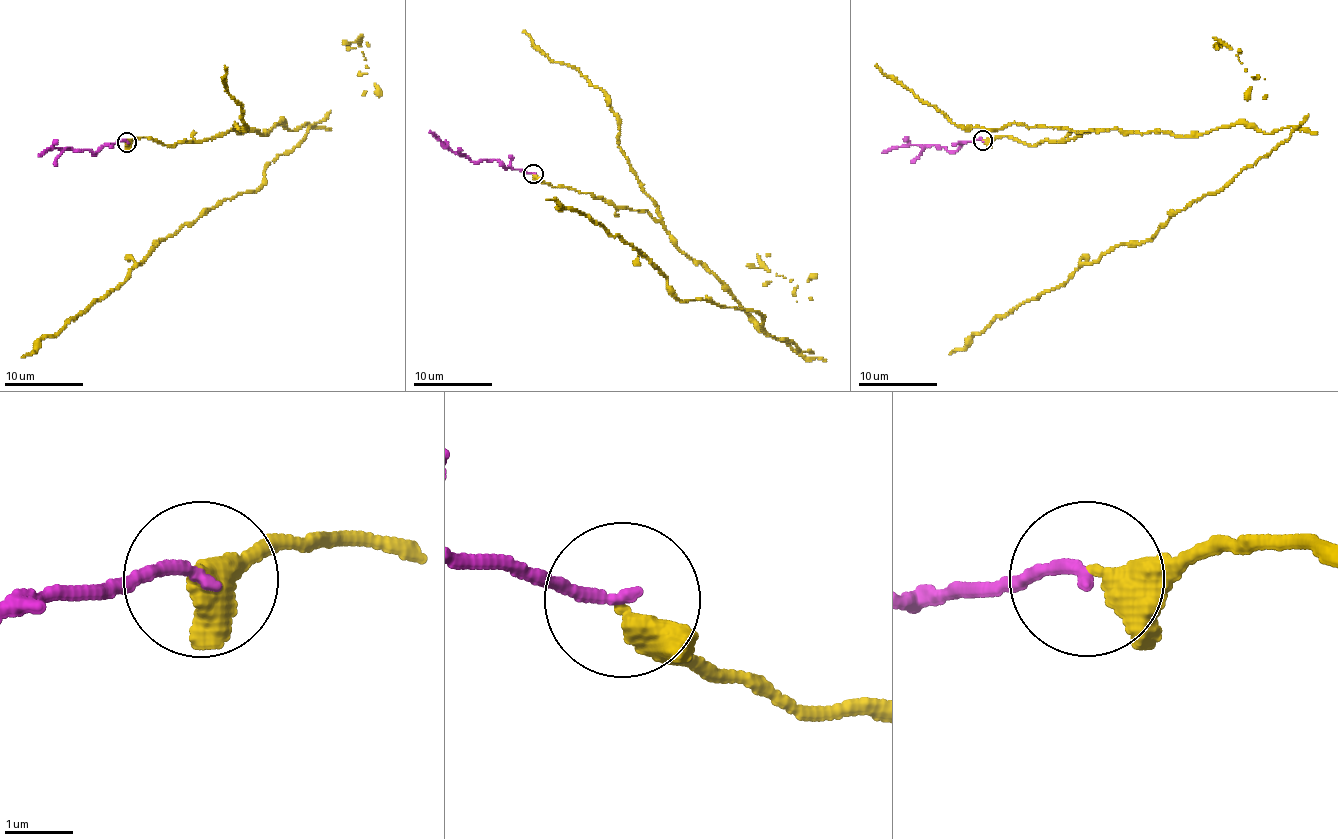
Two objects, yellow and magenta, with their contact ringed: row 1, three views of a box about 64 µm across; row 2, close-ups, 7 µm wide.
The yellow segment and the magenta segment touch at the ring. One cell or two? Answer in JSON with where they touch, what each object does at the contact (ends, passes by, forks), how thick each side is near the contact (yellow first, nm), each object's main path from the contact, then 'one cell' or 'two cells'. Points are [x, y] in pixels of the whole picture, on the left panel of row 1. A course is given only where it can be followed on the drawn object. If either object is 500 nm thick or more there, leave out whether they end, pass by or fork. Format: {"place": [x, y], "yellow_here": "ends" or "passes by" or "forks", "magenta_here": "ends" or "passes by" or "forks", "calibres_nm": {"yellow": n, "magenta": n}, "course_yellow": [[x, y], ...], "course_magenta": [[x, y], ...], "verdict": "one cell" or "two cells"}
{"place": [127, 142], "yellow_here": "passes by", "magenta_here": "ends", "calibres_nm": {"yellow": 280, "magenta": 160}, "course_yellow": [[127, 141], [171, 147], [236, 128], [307, 124], [256, 190], [161, 238], [122, 283], [21, 357]], "course_magenta": [[127, 141], [107, 143], [92, 153], [88, 149], [49, 148], [39, 156]], "verdict": "one cell"}

